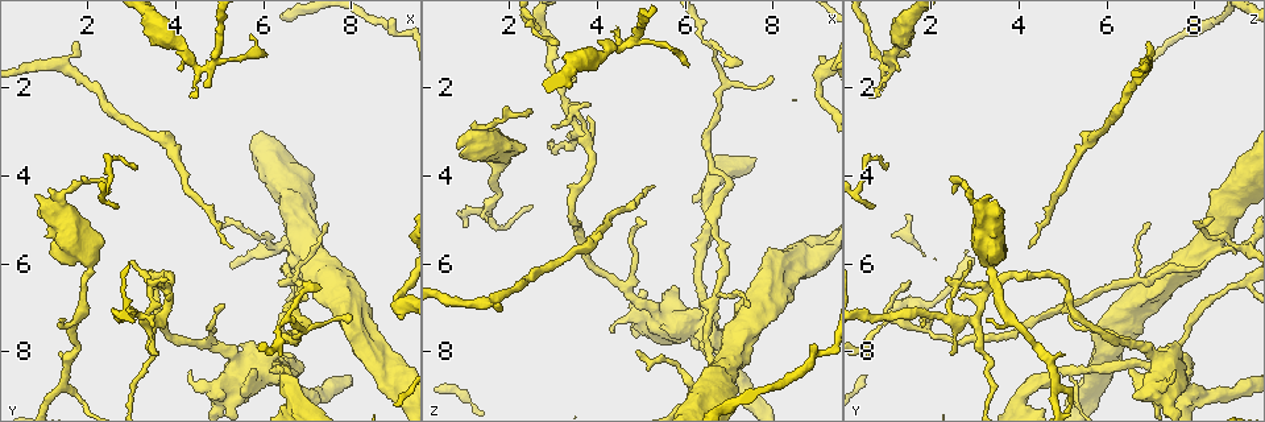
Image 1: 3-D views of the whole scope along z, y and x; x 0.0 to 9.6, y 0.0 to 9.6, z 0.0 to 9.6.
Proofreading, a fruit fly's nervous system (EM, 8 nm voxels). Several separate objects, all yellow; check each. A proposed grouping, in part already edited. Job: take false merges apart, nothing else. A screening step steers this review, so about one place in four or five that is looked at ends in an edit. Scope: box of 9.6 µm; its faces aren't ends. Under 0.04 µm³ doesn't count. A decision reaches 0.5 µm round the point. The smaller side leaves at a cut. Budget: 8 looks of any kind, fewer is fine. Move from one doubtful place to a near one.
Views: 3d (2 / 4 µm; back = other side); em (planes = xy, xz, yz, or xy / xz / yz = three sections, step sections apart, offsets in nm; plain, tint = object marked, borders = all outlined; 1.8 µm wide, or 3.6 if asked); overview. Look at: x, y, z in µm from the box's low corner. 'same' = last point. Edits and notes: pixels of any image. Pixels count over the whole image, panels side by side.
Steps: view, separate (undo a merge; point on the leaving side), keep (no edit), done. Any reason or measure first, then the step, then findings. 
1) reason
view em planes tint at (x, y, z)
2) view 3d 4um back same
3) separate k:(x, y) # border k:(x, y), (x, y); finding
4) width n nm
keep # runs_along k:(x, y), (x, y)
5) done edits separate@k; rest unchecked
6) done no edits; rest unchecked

sharp bend
view em 3.6um xz step 8 tint at (6.85, 5.70, 8.25)

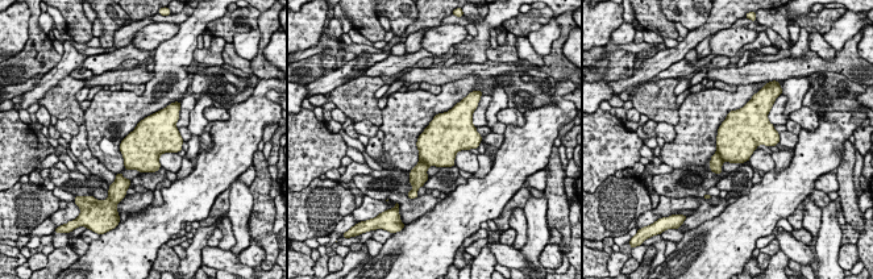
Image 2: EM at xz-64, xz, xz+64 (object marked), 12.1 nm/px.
separate 2:(418, 177) # border 2:(420, 159), (428, 166); a second cell is stuck on

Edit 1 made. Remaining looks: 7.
view overview

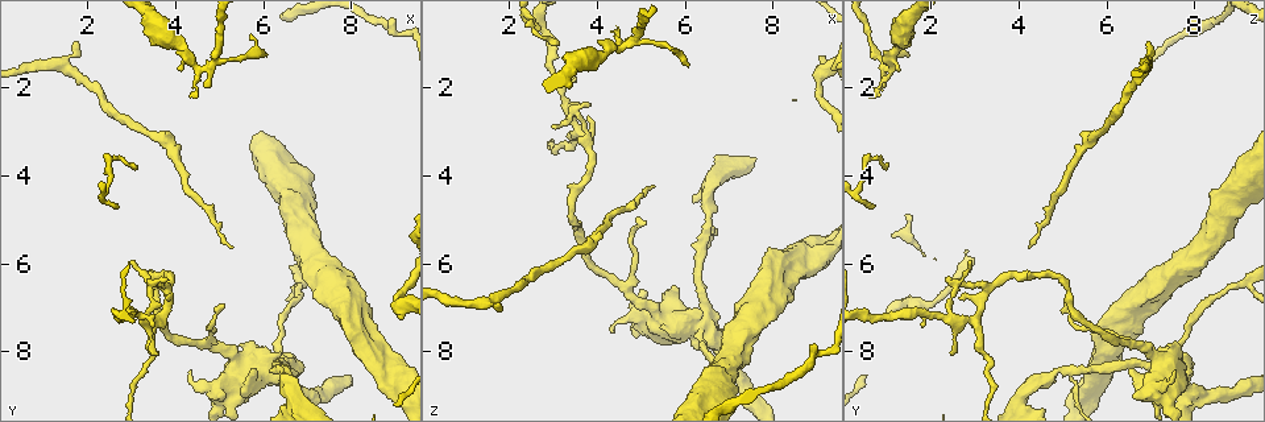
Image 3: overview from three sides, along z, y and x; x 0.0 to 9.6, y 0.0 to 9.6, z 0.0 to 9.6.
sharp bend
view em planes plain at (6.55, 8.50, 5.20)

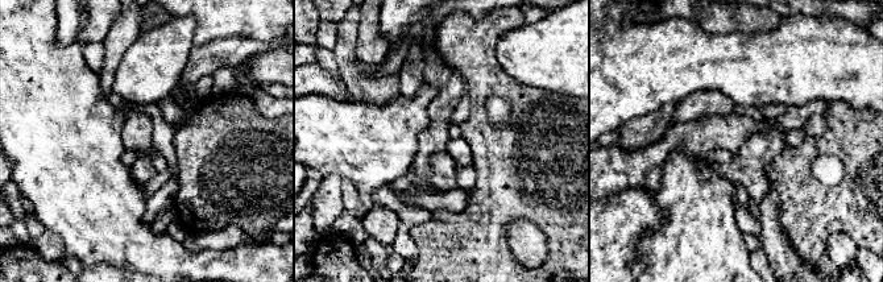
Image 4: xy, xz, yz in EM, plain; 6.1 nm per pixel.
with the object marked
view em planes tint same

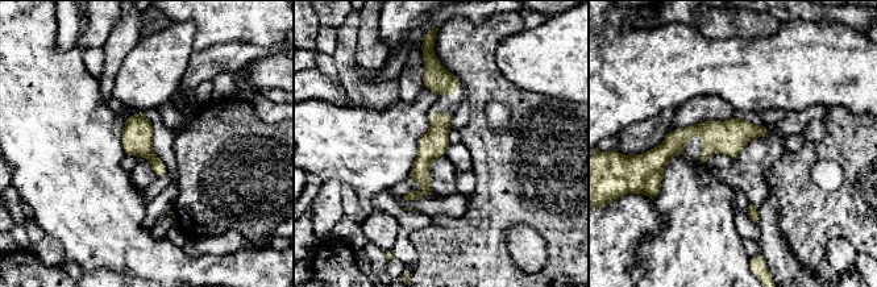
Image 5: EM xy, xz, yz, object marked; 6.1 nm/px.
keep # runs_along 5:(764, 129), (693, 129), (657, 154); one cell here

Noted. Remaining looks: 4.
abrupt turn
view 3d 4um back at (6.30, 8.20, 7.55)

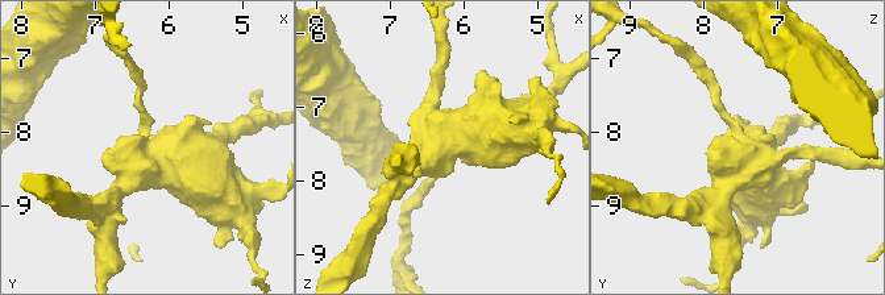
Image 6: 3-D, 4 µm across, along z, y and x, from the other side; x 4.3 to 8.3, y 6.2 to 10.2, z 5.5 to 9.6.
now the EM
view em 3.6um planes tint at (6.35, 8.10, 7.55)

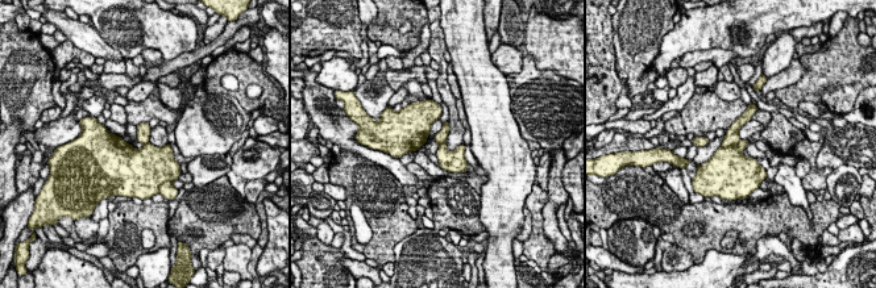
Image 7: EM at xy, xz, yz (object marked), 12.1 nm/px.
width 180 nm
separate 7:(731, 137) # part_leaving 7:(750, 111), (726, 142); two cells meet here

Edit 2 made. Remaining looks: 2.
redraw
view overview

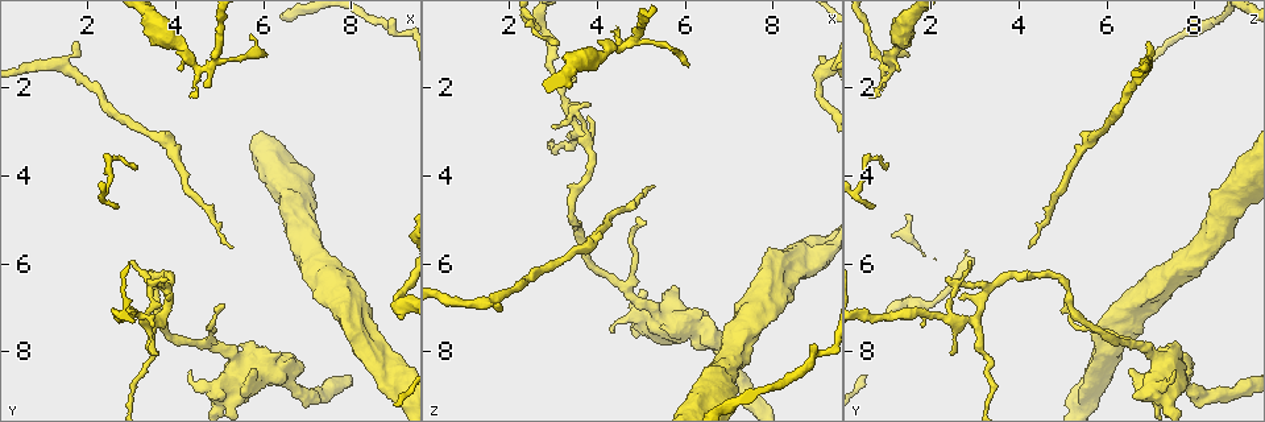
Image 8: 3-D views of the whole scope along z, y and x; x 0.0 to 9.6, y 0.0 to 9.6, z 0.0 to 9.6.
view em 3.6um planes tint at (3.60, 6.50, 2.65)

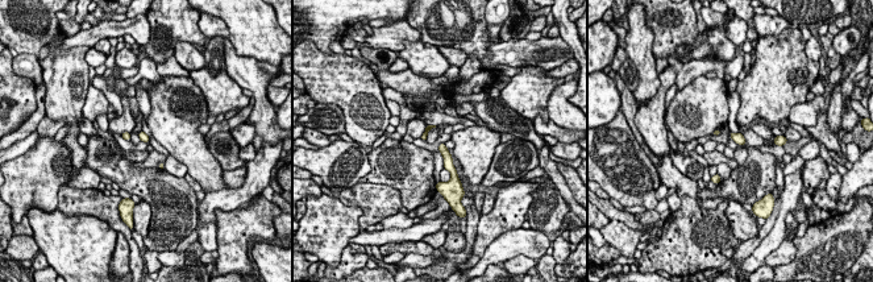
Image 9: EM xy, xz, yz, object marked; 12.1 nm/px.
width 100 nm
keep # runs_along 9:(441, 146), (454, 177); continuous, no second cell

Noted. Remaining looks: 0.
done edits separate@2, separate@7; rest unchecked

